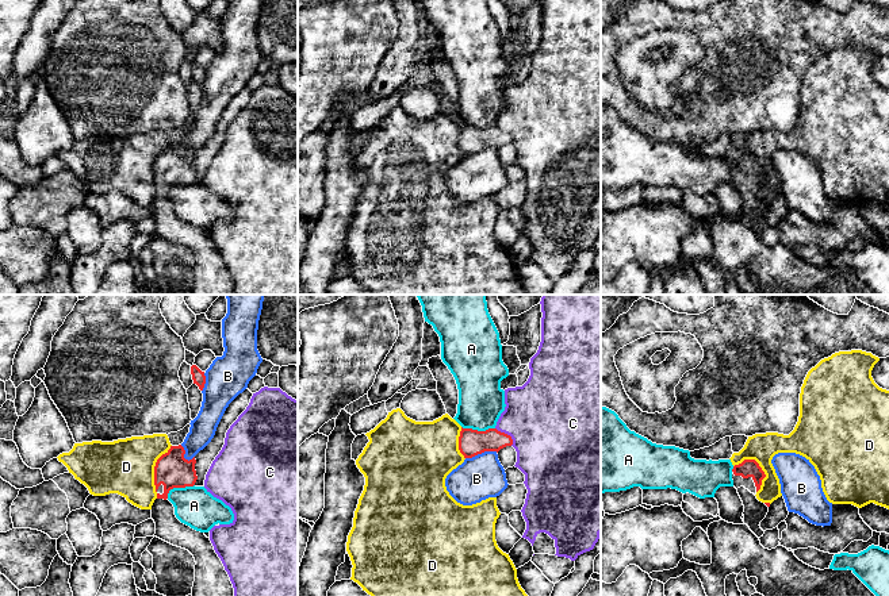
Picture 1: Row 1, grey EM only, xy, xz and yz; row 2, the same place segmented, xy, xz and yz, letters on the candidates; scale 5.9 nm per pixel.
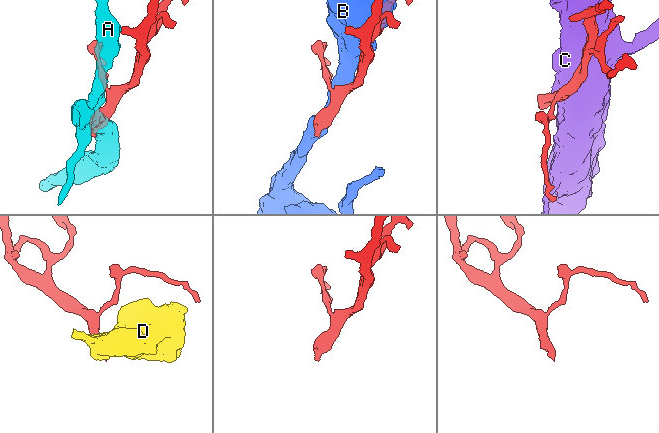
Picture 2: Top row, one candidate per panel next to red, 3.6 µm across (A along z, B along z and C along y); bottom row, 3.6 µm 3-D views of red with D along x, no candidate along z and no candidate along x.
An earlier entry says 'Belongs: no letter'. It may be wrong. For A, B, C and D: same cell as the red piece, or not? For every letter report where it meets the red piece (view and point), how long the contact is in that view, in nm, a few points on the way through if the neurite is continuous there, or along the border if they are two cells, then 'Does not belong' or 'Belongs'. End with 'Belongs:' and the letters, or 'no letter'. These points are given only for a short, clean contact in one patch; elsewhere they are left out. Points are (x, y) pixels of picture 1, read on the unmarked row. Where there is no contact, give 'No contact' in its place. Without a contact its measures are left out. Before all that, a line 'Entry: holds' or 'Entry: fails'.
Entry: holds
A: Touches red at xz (476, 127). Shared border 200 nm. Boundary: xz (462, 123), (478, 127), (494, 126). Does not belong
B: Touches red at xz (481, 150). Shared border 200 nm. Does not belong
C: Touches red at xz (506, 131). Shared border 150 nm. Does not belong
D: Touches red at xy (154, 169). Shared border 340 nm. Boundary: xy (171, 142), (154, 164), (156, 195). Does not belong
Belongs: no letter

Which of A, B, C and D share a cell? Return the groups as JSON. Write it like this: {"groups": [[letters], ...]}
{"groups": [["A"], ["B"], ["C"], ["D"]]}

